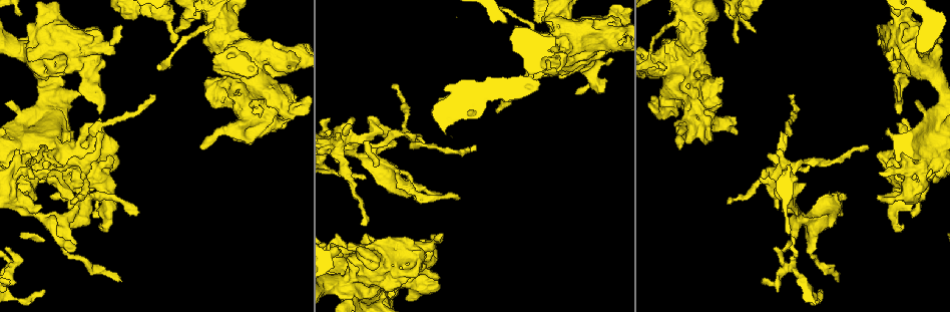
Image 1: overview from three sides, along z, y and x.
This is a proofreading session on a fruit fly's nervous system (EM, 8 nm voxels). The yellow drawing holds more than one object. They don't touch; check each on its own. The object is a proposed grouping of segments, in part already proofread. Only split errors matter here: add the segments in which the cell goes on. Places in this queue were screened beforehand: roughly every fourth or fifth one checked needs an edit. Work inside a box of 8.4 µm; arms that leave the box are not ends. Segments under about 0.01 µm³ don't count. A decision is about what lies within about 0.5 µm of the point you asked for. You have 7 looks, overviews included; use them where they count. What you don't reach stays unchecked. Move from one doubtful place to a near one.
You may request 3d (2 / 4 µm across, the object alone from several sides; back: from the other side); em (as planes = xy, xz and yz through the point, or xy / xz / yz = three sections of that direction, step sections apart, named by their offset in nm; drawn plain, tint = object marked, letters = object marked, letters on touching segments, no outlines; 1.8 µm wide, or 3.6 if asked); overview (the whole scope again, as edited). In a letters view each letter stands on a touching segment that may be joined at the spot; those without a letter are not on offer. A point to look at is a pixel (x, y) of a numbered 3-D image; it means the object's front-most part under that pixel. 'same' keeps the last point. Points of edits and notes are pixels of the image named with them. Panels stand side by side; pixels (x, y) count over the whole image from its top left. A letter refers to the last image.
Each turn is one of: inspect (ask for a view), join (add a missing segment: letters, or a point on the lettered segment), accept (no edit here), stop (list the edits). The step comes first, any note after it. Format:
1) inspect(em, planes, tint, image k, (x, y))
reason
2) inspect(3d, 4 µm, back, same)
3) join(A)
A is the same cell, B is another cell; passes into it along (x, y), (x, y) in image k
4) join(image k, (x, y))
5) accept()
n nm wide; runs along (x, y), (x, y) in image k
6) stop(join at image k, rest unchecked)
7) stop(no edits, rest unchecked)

inspect(3d, 4 µm, image 1, (163, 12))

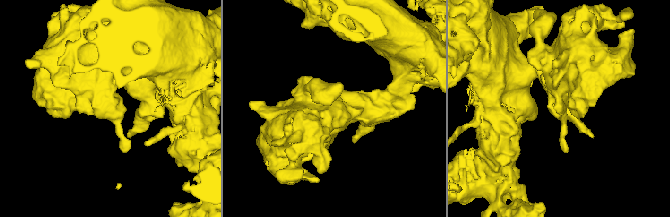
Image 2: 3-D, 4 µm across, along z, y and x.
inspect(em, 3.6 µm, xy, step 4, letters, image 2, (562, 109))
shape alone is not enough

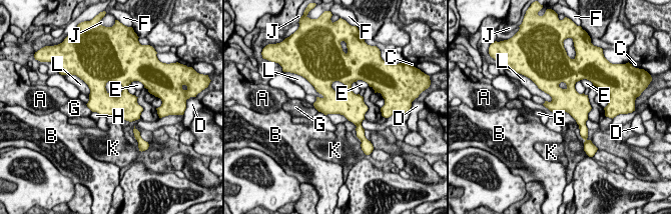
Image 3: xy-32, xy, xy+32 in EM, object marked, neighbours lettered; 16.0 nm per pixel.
accept()
360 nm wide; A, B, C, D, E, F, G, H, J, K and L are other cells; none of them fits

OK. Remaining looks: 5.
inspect(em, planes, tint, image 1, (284, 52))
thin arm on a thick one

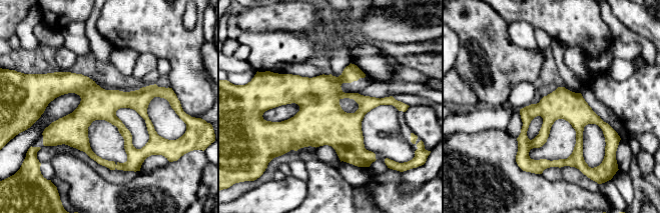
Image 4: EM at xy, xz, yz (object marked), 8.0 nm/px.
inspect(em, planes, letters, same)

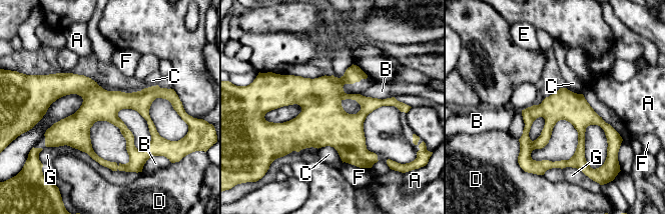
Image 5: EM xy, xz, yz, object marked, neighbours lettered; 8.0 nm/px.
accept()
G touches over 600 nm; A, B, C, D, E, F and G are other cells; border along (518, 139), (518, 164), (543, 175) in image 5; none of them fits

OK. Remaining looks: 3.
inspect(em, planes, tint, image 1, (711, 138))
an open end

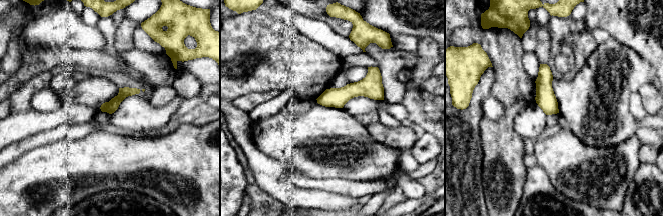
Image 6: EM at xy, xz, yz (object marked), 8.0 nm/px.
inspect(em, planes, letters, same)
see the neighbours

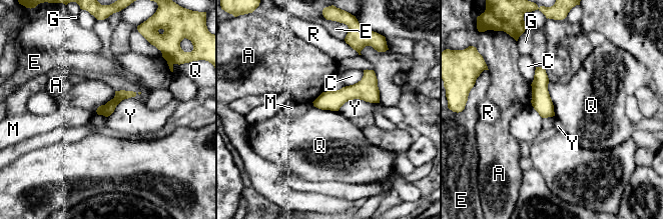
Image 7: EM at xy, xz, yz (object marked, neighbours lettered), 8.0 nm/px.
accept()
Y touches over 340 nm; A, C, E, G, M, Q, R and Y are other cells; runs along (372, 73), (356, 91), (315, 103) in image 7; none of them fits

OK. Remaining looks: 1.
stop(no edits, rest unchecked)

